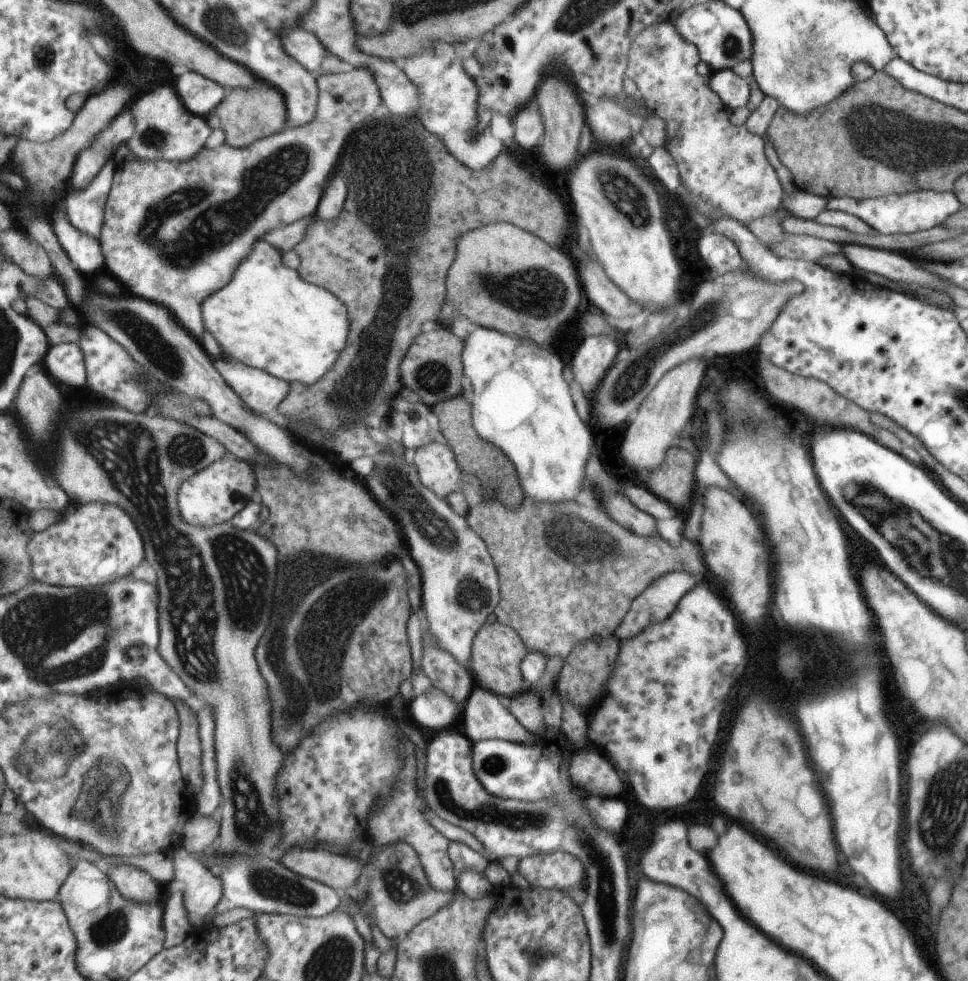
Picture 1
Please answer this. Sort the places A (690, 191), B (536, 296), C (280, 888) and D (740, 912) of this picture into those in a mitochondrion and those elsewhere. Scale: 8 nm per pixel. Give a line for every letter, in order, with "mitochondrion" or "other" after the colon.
A: other
B: mitochondrion
C: mitochondrion
D: other

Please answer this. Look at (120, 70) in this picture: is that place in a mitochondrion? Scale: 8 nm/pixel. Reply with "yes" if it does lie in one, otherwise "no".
no

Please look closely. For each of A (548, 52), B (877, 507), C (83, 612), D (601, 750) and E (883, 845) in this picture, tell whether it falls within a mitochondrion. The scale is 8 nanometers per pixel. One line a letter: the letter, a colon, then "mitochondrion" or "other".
A: other
B: mitochondrion
C: mitochondrion
D: other
E: other

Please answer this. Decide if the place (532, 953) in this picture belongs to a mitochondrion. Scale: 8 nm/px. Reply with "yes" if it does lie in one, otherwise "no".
yes

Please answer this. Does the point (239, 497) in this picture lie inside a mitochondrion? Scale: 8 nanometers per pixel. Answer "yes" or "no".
yes

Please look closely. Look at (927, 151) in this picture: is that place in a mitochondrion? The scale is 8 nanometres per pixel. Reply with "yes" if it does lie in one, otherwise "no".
yes

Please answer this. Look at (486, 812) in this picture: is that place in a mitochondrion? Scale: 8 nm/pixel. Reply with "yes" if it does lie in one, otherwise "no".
yes

